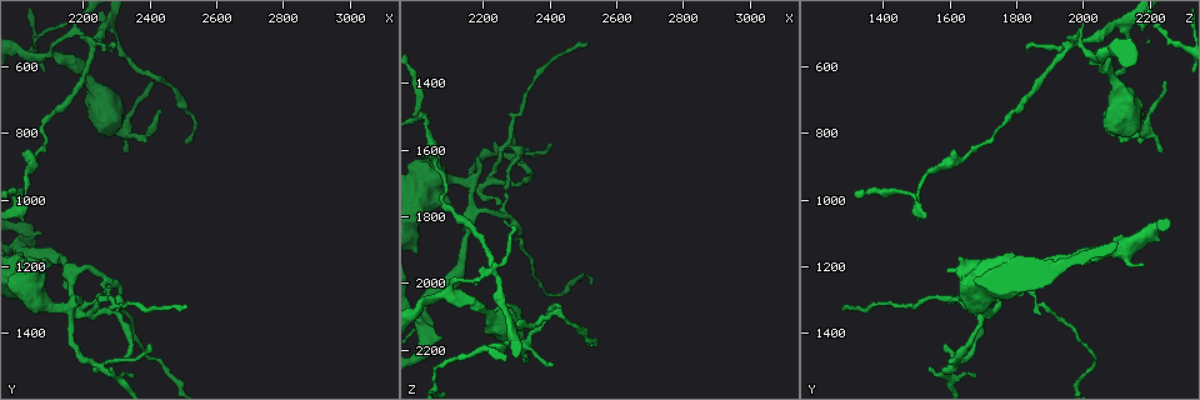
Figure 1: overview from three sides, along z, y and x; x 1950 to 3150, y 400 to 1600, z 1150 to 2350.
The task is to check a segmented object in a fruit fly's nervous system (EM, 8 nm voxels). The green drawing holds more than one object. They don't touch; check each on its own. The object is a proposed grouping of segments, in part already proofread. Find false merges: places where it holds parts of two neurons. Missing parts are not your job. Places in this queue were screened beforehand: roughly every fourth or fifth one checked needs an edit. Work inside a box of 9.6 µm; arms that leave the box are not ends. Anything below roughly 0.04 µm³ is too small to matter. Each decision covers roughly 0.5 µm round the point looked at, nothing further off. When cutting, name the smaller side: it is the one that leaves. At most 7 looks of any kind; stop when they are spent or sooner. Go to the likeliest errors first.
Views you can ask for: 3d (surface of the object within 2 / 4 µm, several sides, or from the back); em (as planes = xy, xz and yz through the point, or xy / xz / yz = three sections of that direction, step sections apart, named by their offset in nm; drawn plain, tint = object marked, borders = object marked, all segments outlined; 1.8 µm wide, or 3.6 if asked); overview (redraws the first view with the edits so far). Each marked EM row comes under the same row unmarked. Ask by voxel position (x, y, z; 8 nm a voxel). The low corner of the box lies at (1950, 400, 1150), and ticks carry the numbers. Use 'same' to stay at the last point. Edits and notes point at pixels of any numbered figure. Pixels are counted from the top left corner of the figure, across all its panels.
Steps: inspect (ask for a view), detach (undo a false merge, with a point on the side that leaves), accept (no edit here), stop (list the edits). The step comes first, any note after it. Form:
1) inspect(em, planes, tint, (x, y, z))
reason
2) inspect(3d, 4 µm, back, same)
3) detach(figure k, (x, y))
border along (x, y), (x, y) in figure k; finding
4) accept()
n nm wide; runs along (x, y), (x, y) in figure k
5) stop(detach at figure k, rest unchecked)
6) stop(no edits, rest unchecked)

inspect(em, planes, tint, (2230, 530, 1970))
a fork

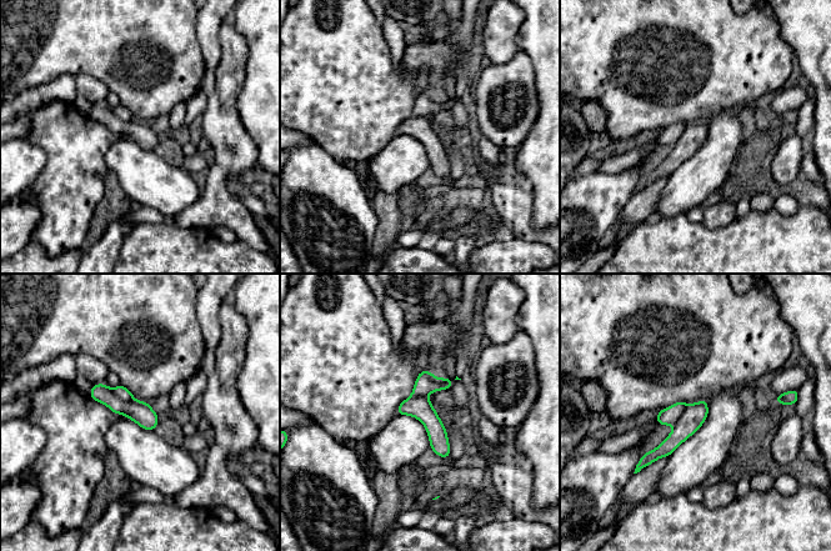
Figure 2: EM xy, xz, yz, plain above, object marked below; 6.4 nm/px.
detach(figure 2, (141, 412))
160 nm wide; the part that leaves runs along (704, 402), (662, 450), (642, 461) in figure 2; a second neuron is stuck on

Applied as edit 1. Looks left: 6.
inspect(overview)

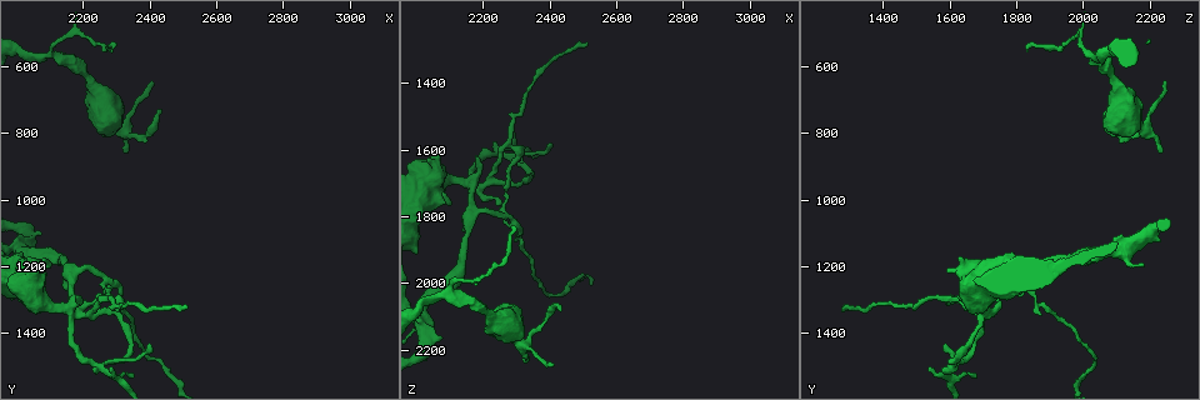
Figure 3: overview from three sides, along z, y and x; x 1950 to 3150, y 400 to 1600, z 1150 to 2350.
inspect(em, yz, step 4, tint, (2300, 1480, 1620))

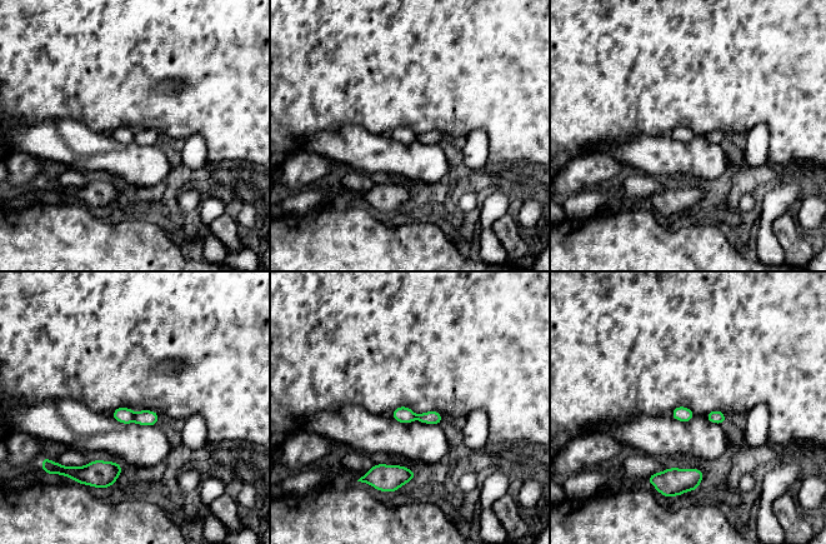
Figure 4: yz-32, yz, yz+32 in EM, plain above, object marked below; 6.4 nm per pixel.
inspect(em, planes, borders, same)
cut it another way

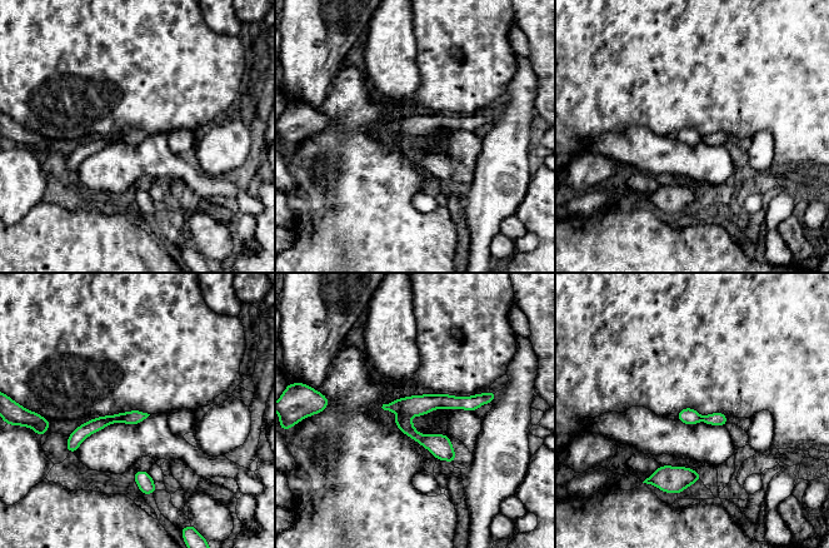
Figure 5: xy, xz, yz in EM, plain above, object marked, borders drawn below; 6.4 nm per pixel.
detach(figure 5, (134, 417))
border along (99, 417), (120, 417), (124, 422) in figure 5; a second neuron is stuck on

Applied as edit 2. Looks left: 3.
stop(detach at figure 2, detach at figure 5, rest unchecked)

